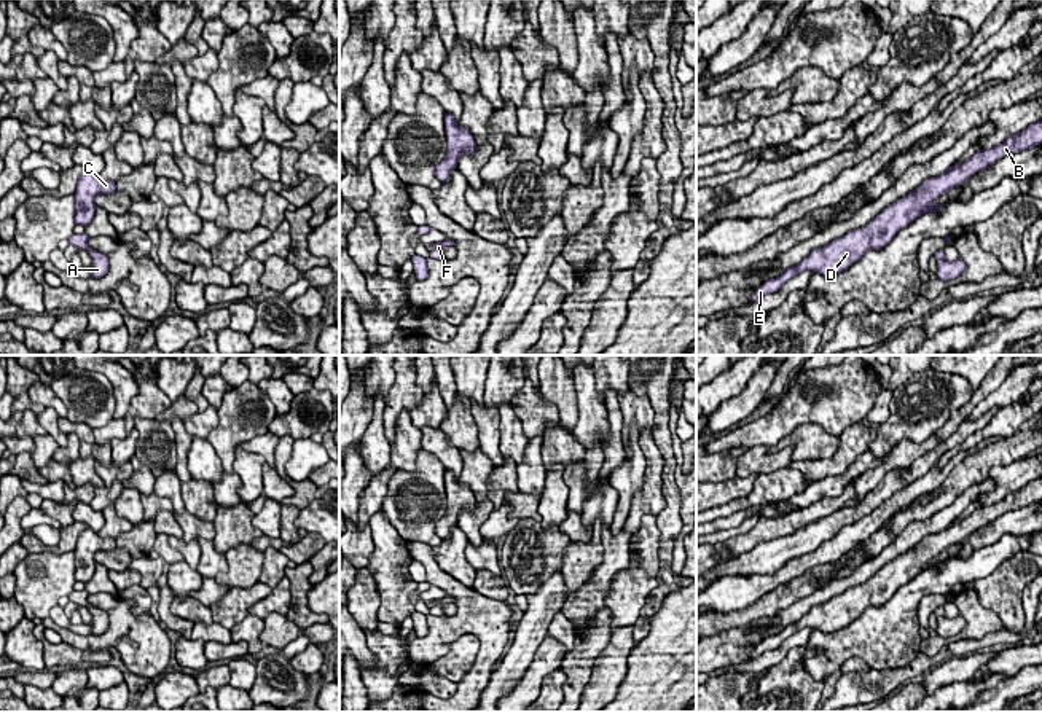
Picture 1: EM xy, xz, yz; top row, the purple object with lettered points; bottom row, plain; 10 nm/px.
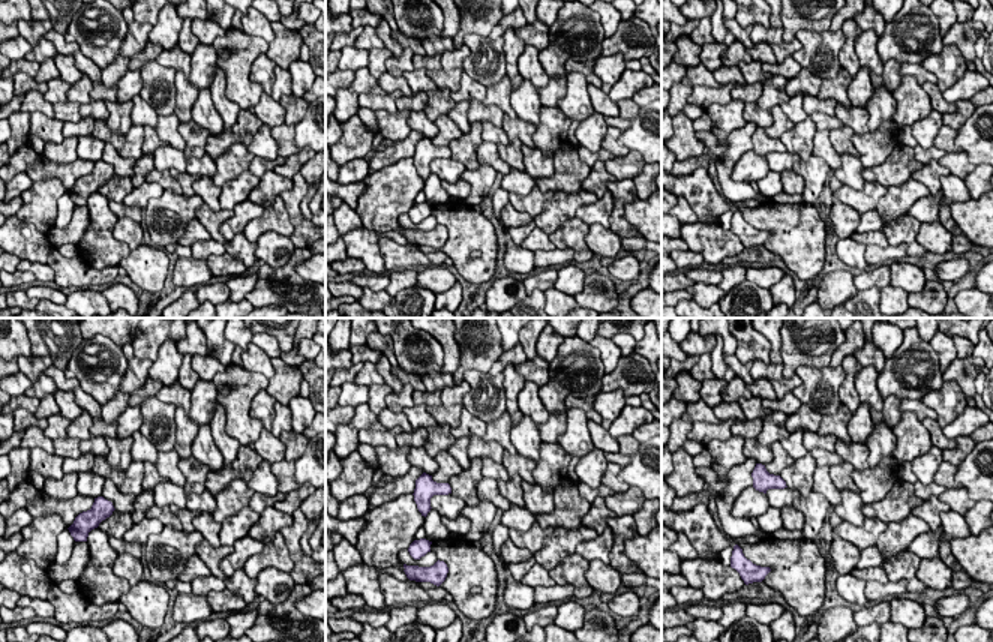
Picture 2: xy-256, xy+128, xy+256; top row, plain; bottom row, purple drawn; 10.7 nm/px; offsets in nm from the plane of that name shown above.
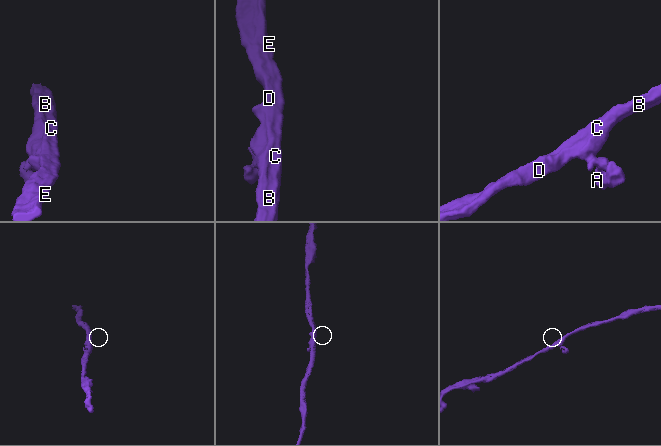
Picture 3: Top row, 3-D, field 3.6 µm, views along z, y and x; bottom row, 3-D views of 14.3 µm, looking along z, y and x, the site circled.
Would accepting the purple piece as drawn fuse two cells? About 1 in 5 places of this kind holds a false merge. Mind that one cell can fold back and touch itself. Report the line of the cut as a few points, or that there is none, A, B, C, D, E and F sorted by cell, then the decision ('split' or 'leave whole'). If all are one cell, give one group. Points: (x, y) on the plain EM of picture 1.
cut none; groups A B C D E F; leave whole

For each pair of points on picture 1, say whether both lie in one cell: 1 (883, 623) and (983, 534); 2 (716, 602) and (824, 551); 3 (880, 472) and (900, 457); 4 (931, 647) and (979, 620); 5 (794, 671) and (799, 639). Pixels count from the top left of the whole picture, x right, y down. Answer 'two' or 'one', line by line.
1: two
2: one
3: one
4: one
5: two

